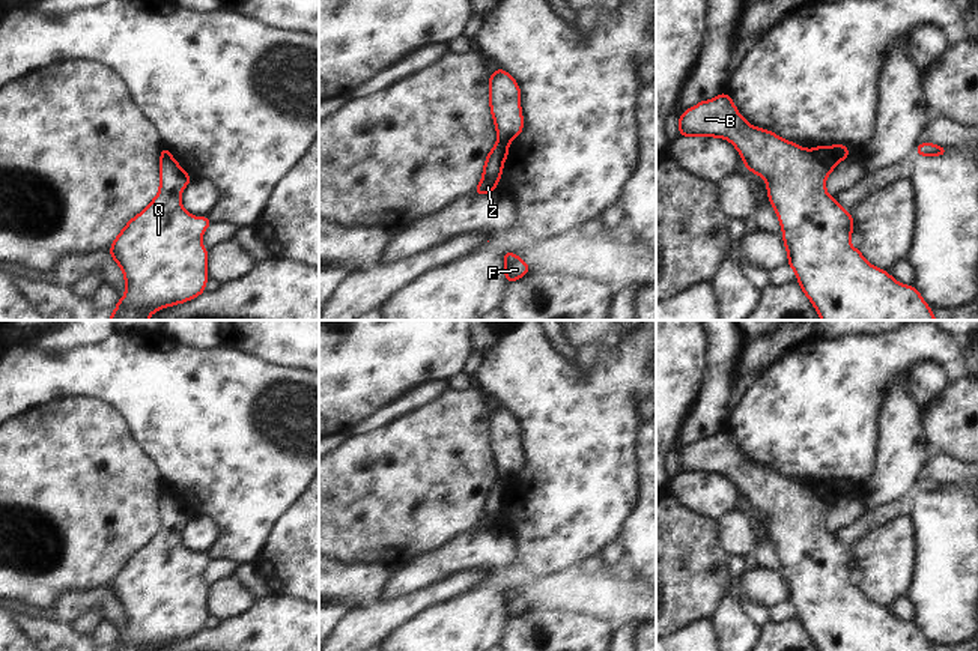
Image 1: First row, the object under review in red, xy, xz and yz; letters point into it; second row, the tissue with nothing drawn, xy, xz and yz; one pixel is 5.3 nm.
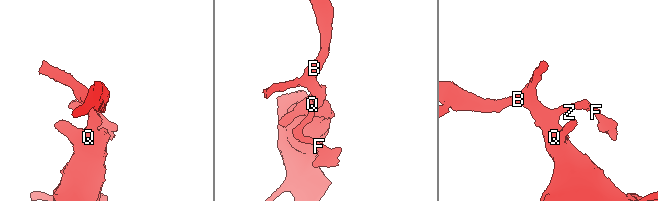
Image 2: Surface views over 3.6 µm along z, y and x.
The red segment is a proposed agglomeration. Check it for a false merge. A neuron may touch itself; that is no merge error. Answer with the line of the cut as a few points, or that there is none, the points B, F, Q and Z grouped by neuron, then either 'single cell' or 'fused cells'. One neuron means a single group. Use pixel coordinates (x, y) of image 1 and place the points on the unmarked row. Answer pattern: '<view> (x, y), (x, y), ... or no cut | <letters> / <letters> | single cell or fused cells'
yz (810, 487), (831, 507) | B Q / F Z | fused cells

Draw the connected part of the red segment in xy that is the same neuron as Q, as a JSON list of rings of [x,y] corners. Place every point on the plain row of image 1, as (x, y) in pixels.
[[[173,493],[159,496],[159,529],[143,549],[128,558],[108,588],[123,607],[126,621],[125,633],[117,636],[113,651],[152,651],[205,628],[209,613],[202,571],[212,558],[208,553],[197,555],[182,544],[181,531],[190,517],[190,511]]]

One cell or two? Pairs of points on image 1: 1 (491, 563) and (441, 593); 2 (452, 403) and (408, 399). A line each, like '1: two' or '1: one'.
1: two
2: two

